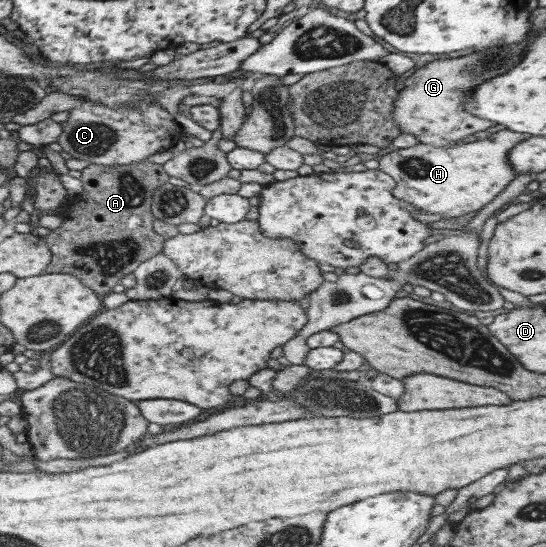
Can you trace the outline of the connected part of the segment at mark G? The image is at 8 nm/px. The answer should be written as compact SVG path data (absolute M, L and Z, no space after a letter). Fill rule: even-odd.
M520 41L520 43L506 43L505 45L498 45L498 47L492 47L488 53L487 50L476 51L470 53L462 53L458 59L444 59L444 61L434 61L434 63L428 63L426 67L415 67L418 71L410 71L403 79L404 88L398 93L397 101L393 104L395 107L392 117L396 125L400 126L402 133L412 133L416 136L418 143L442 146L454 146L462 143L462 141L469 141L473 139L474 133L477 131L484 131L491 129L493 125L496 125L494 121L488 121L486 119L480 119L474 117L472 113L468 113L463 109L463 98L466 92L476 88L480 82L484 82L486 79L496 77L498 75L508 72L508 70L518 65L518 62L522 60L522 52L526 50L526 44L530 41Z

